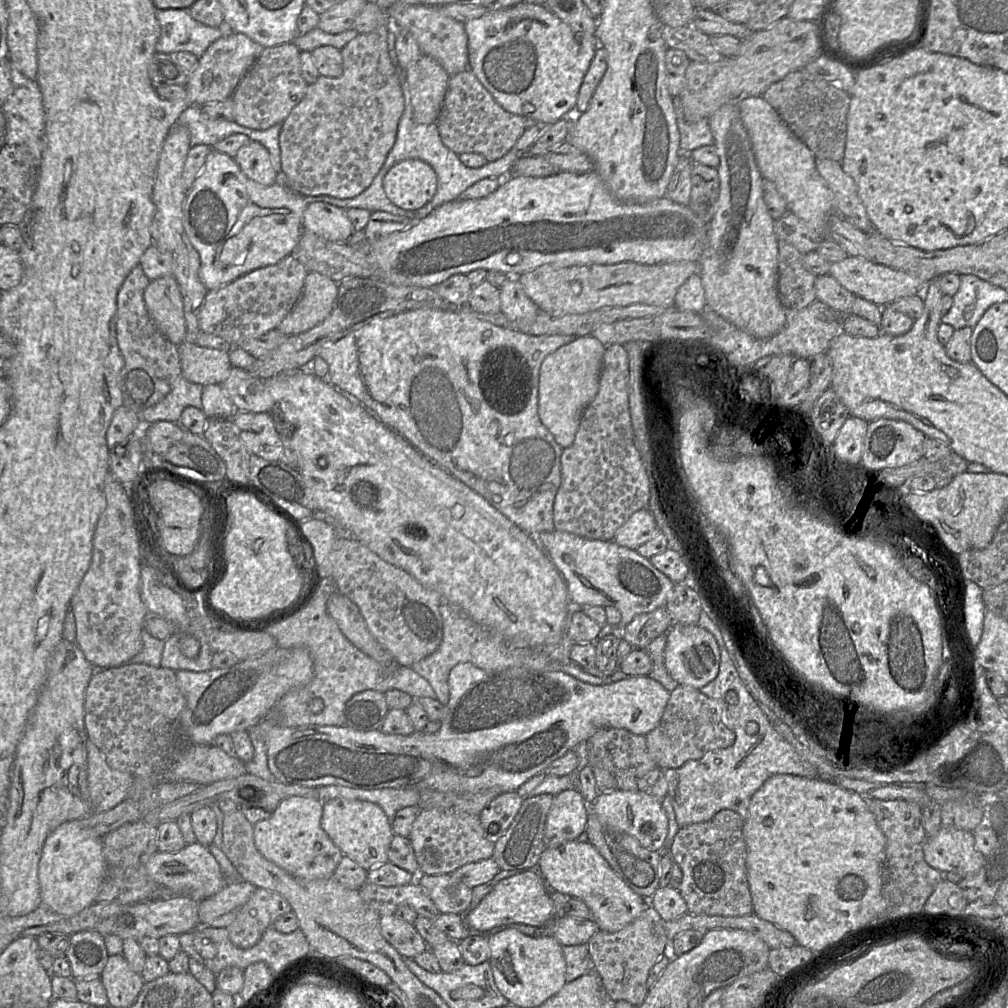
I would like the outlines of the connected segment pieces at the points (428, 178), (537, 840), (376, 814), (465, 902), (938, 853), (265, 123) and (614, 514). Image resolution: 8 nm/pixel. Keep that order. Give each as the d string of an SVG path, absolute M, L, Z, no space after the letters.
M407 159L398 162L386 173L383 187L393 204L414 212L435 195L437 175L429 164L419 159Z
M538 794L523 799L521 807L511 825L494 844L492 858L501 870L531 868L538 864L545 848L545 825L548 812L553 802L550 794Z
M334 798L323 803L321 827L330 840L364 870L388 862L388 851L394 836L384 811L375 803Z
M419 874L416 881L442 914L463 915L471 904L472 889L451 874Z
M940 827L938 832L927 837L923 846L925 861L934 869L942 872L955 872L961 876L975 875L985 864L985 856L975 849L971 831Z
M295 44L265 47L232 94L234 121L254 130L266 130L282 123L303 99L307 86L301 73L300 50Z
M621 344L606 346L595 398L584 409L575 439L561 454L561 485L555 495L553 520L556 530L578 536L609 541L616 531L636 511L645 508L649 501L649 477L634 445L629 410L629 359Z

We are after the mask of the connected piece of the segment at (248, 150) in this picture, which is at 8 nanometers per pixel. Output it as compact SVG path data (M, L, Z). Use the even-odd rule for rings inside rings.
M250 140L237 151L234 160L250 180L265 186L280 182L280 175L271 163L269 151L259 142Z

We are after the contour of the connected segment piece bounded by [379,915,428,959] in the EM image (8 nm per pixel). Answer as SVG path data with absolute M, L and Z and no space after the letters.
M395 915L381 916L379 925L382 936L404 959L413 959L428 949L413 925L398 919Z

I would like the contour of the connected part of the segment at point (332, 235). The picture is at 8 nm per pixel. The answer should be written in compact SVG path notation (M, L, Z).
M324 202L310 203L304 211L303 230L327 241L347 242L354 230L346 211Z

